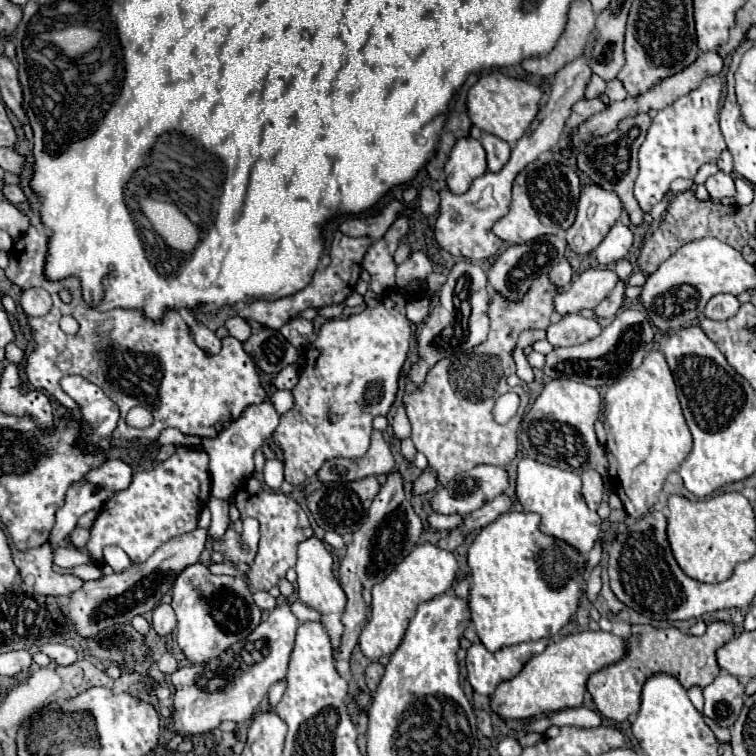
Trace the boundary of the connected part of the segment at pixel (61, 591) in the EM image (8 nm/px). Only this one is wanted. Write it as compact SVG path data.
M48 544L14 554L14 564L22 576L22 588L28 594L70 596L82 588L82 580L72 574L56 574L52 570L52 550Z

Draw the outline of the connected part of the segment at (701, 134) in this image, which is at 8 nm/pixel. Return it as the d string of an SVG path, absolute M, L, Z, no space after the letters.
M710 76L700 84L700 88L658 110L658 114L652 118L646 140L638 150L640 172L634 186L634 198L642 212L650 214L650 210L664 198L666 190L676 178L694 178L702 164L716 162L726 150L726 142L718 128L720 96L722 80L718 76Z

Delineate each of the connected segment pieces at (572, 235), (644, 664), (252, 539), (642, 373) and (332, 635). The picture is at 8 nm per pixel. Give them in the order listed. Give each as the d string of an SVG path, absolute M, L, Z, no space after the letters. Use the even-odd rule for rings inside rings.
M584 186L578 202L576 222L566 232L566 242L580 258L596 250L610 228L620 220L622 204L616 194L600 186Z
M712 622L702 636L688 636L676 628L658 630L652 626L632 626L632 636L628 638L628 654L624 660L602 668L600 672L592 674L588 680L588 692L598 708L598 712L614 722L628 720L630 714L640 710L640 694L644 682L652 674L670 674L674 676L686 690L692 686L708 686L718 674L720 666L716 662L716 650L724 646L734 636L732 624L726 622ZM700 666L700 670L698 670Z
M244 518L242 520L242 532L236 532L228 526L222 538L212 540L212 550L222 554L224 562L238 564L238 562L254 562L254 556L258 552L258 540L260 540L260 524L256 518Z
M652 350L638 370L632 370L622 382L608 388L604 396L604 418L608 430L606 454L610 454L608 472L612 488L620 496L626 514L630 518L642 518L656 504L668 474L678 470L692 446L678 390L660 350Z
M310 538L298 546L296 572L298 572L298 596L300 596L300 600L304 604L308 604L310 608L320 612L320 622L324 624L324 628L328 632L332 650L338 650L342 644L342 632L344 632L342 614L346 608L346 594L332 574L332 556L318 538Z

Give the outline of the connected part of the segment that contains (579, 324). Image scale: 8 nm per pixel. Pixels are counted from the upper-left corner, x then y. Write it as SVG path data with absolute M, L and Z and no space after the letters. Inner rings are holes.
M566 314L558 324L548 326L548 342L552 346L576 346L596 338L602 326L596 318L584 318L580 314Z

